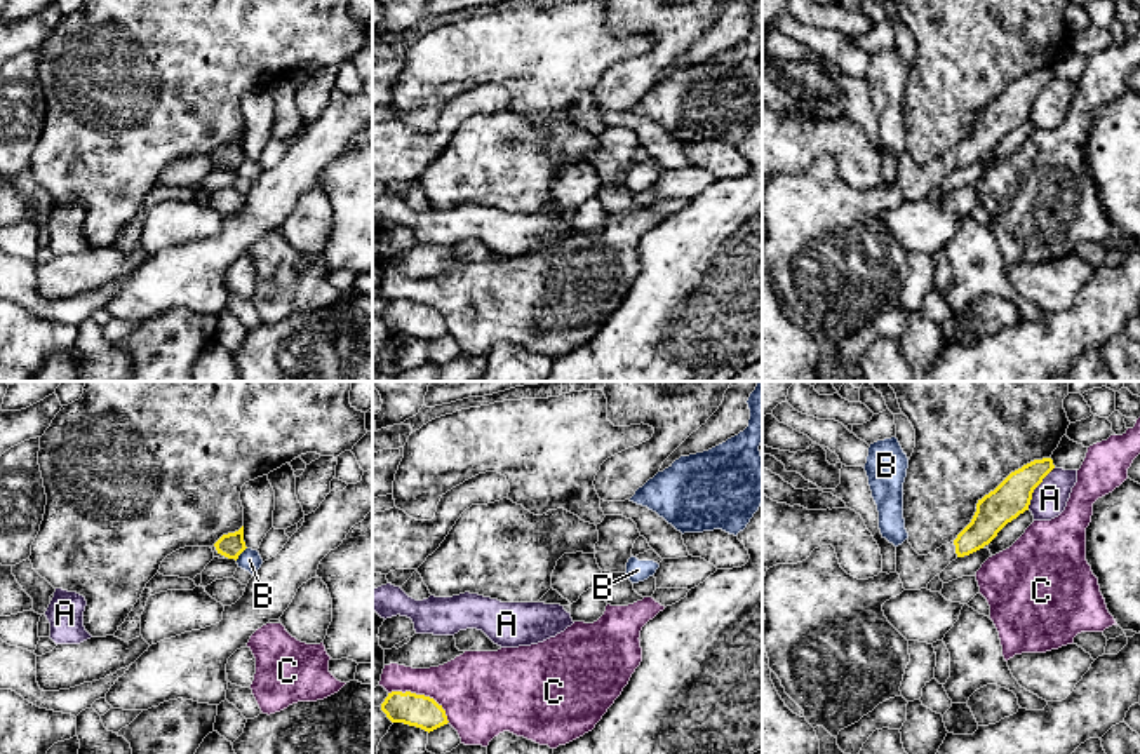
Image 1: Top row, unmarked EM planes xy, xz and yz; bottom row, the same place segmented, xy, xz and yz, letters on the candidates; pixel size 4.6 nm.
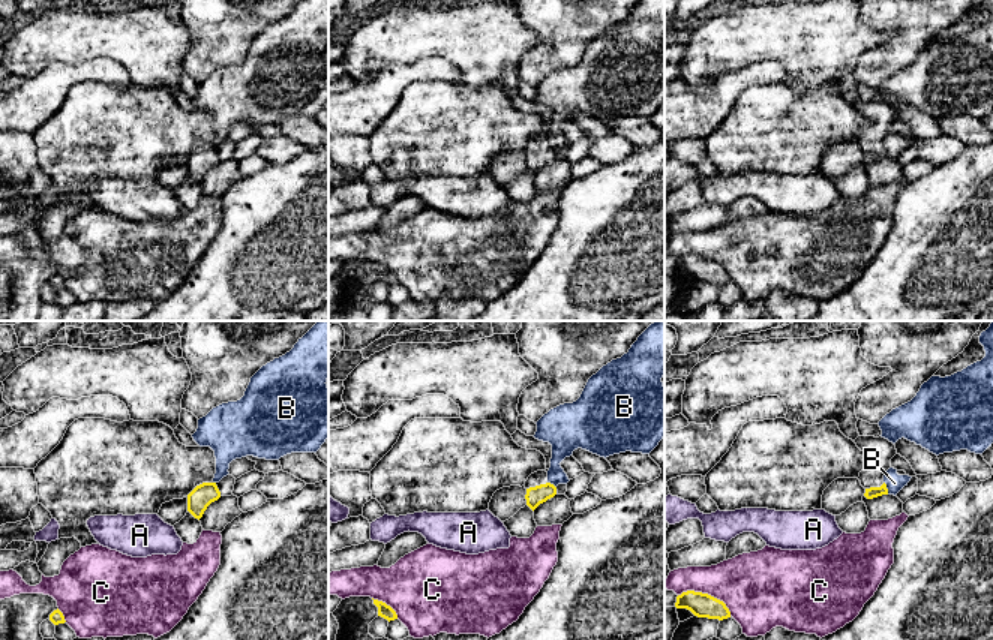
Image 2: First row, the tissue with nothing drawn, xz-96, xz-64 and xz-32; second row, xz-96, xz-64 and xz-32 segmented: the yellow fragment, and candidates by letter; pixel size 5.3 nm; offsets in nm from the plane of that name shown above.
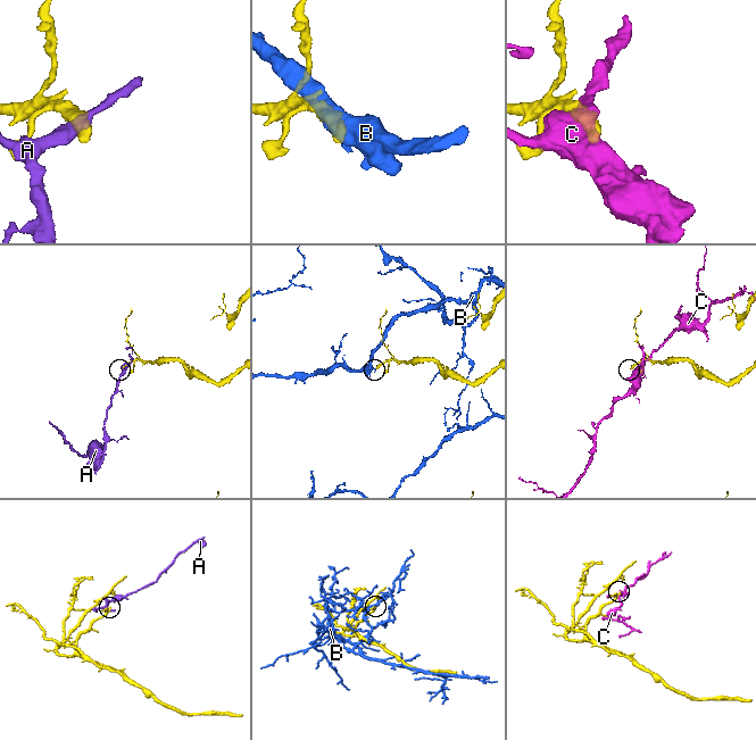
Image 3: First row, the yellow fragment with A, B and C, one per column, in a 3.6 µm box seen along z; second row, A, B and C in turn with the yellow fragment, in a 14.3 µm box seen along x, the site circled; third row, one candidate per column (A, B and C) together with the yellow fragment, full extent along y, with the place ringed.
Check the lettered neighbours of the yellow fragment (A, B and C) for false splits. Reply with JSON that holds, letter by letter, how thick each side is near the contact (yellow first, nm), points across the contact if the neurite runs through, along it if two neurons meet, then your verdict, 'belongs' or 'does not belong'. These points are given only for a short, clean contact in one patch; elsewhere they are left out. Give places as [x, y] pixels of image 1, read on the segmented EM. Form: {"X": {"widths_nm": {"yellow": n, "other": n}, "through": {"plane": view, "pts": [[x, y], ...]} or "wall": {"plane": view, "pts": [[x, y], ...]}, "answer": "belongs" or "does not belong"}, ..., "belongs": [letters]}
{"A": {"widths_nm": {"yellow": 170, "other": 160}, "wall": {"plane": "yz", "pts": [[1055, 467], [1034, 490], [1027, 509]]}, "answer": "does not belong"}, "B": {"widths_nm": {"yellow": 120, "other": 100}, "wall": {"plane": "xy", "pts": [[246, 547], [235, 559]]}, "answer": "does not belong"}, "C": {"widths_nm": {"yellow": 150, "other": 340}, "answer": "does not belong"}, "belongs": []}

